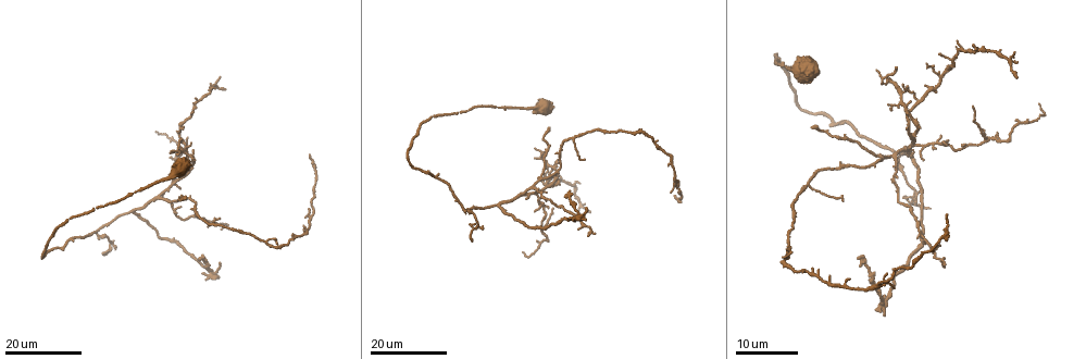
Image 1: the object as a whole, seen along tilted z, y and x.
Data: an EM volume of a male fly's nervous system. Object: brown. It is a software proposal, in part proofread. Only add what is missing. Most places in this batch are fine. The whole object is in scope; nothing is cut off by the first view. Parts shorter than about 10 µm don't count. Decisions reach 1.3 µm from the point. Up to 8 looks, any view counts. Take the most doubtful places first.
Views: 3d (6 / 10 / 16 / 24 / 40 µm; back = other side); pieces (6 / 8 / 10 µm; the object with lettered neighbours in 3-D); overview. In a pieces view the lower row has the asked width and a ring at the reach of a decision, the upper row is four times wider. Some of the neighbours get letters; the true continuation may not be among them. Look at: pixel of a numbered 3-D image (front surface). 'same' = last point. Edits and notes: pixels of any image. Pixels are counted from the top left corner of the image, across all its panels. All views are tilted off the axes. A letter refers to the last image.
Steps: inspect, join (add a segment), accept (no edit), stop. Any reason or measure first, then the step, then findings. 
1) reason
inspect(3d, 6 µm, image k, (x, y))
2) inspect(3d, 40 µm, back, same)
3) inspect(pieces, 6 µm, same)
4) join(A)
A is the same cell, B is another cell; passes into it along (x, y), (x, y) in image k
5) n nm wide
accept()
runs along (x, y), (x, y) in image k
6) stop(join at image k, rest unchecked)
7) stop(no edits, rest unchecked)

long arm stops here
inspect(3d, 24 µm, image 1, (590, 212))

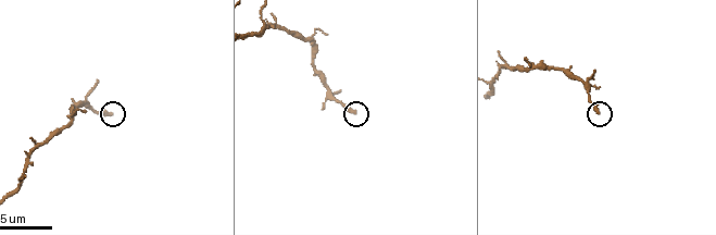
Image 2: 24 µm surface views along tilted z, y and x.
inspect(pieces, 10 µm, image 2, (596, 113))

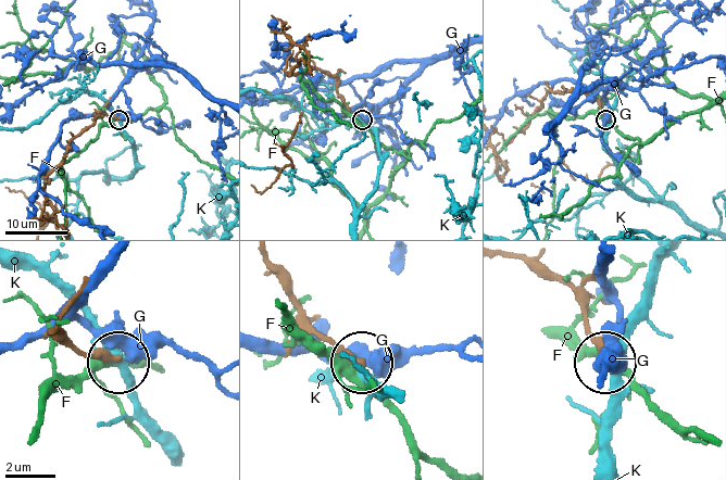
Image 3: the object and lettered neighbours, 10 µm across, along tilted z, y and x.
accept()
F, G and K are other cells; no lettered segment goes on from it

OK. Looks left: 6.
end of a long branch
inspect(3d, 16 µm, image 1, (858, 260))

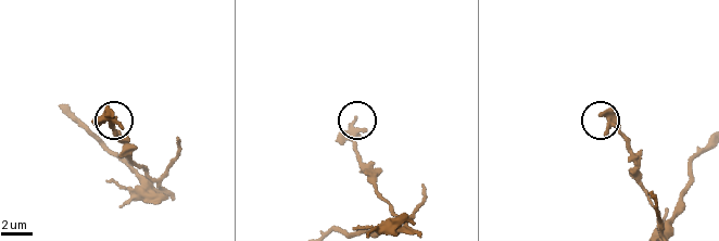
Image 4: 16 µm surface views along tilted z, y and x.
inspect(pieces, 6 µm, image 4, (111, 114))

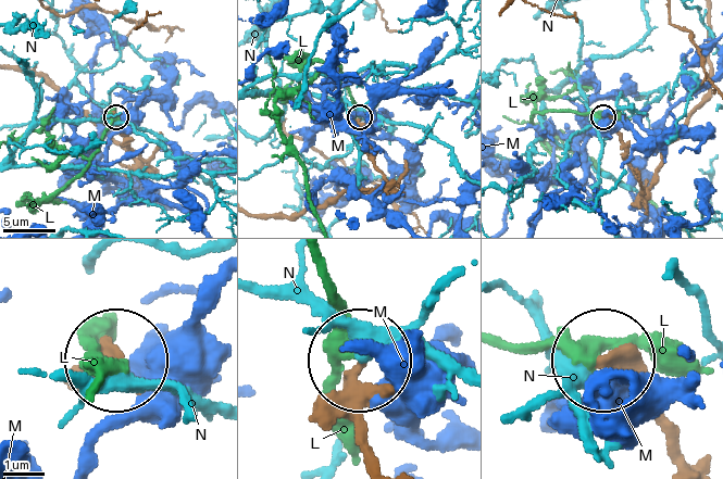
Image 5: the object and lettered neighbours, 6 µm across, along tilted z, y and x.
accept()
L, M and N are other cells; no lettered segment goes on from it

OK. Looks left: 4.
long arm stops here
inspect(3d, 24 µm, image 1, (813, 125))

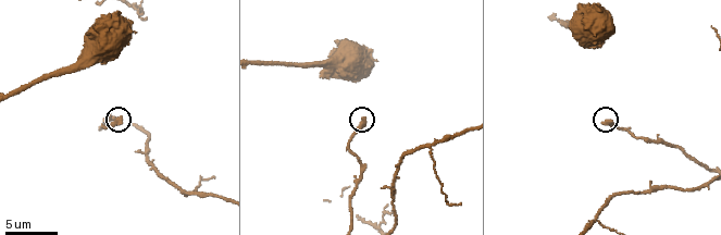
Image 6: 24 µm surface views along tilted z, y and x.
inspect(pieces, 8 µm, image 6, (604, 121))

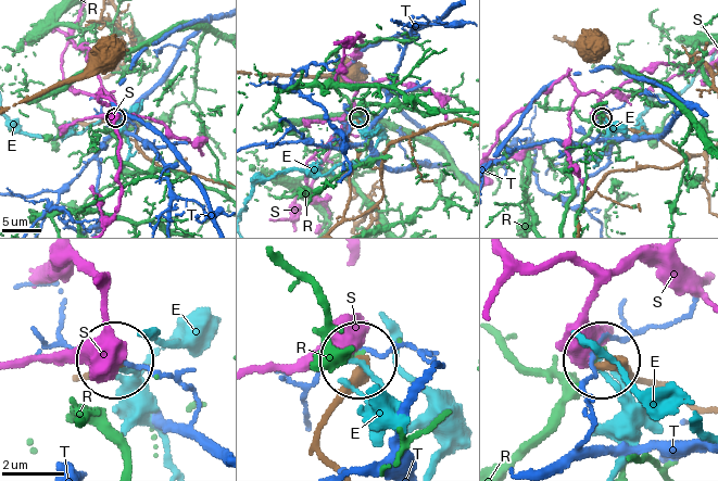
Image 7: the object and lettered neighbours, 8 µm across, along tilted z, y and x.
accept()
E, R, S and T are other cells; runs along (332, 464), (316, 430), (360, 363) in image 7; no lettered segment goes on from it

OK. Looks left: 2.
branch stops here
inspect(3d, 24 µm, image 1, (673, 197))

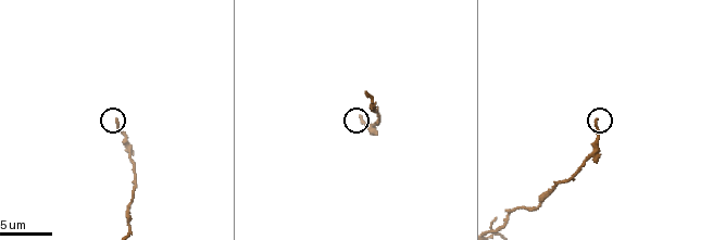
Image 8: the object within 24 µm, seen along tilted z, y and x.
inspect(pieces, 6 µm, image 8, (361, 117))

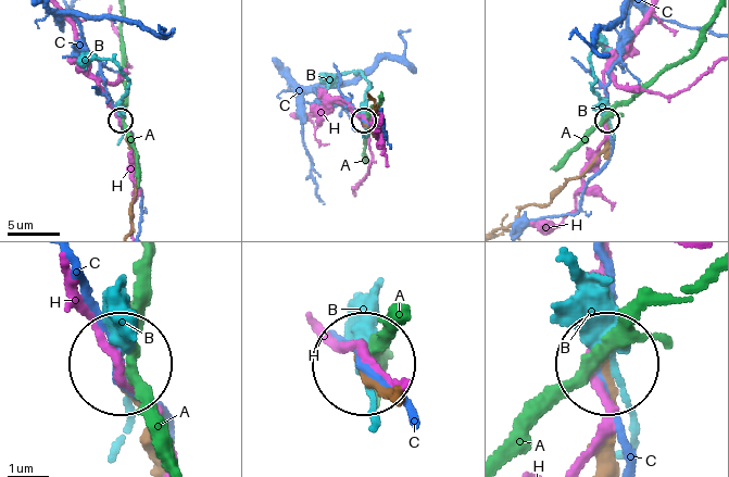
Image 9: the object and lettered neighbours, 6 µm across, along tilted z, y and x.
accept()
A, B, C and H are other cells; runs along (595, 457), (615, 401), (608, 369) in image 9; none of them fits

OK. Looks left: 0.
stop(no edits, rest unchecked)

